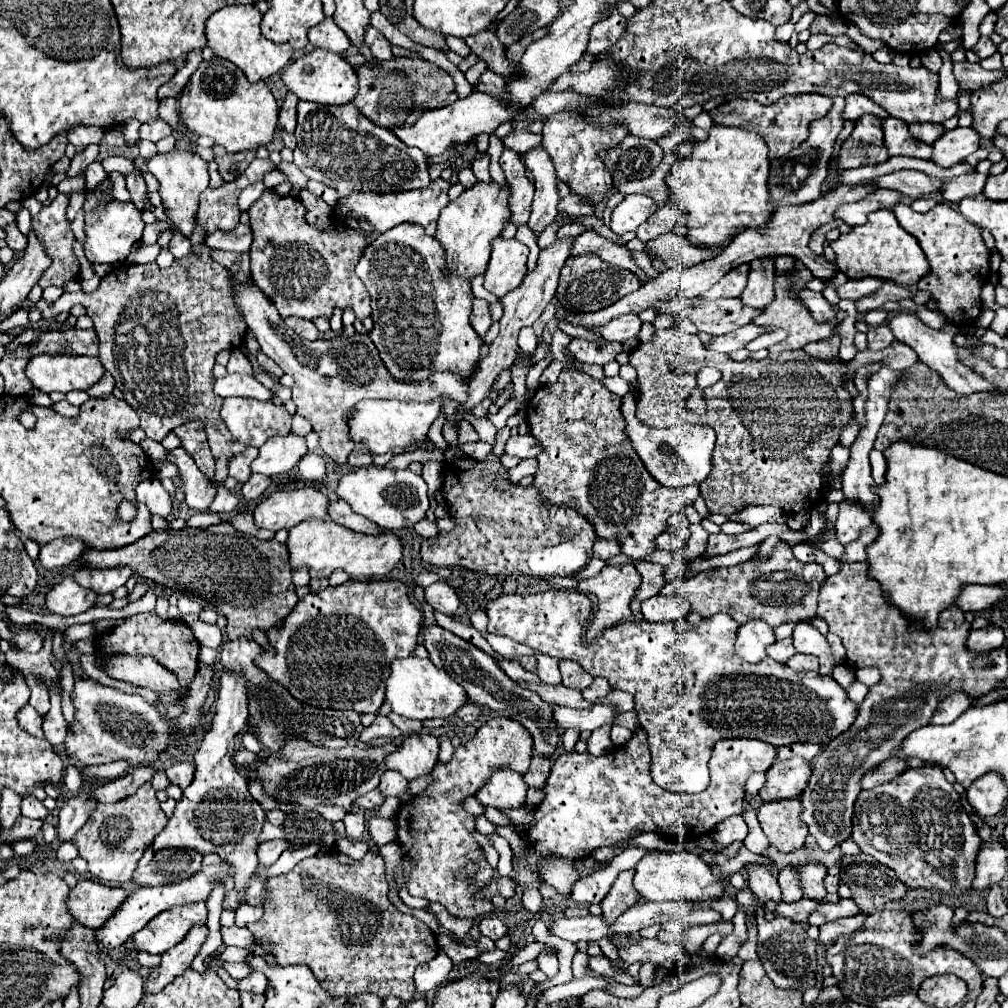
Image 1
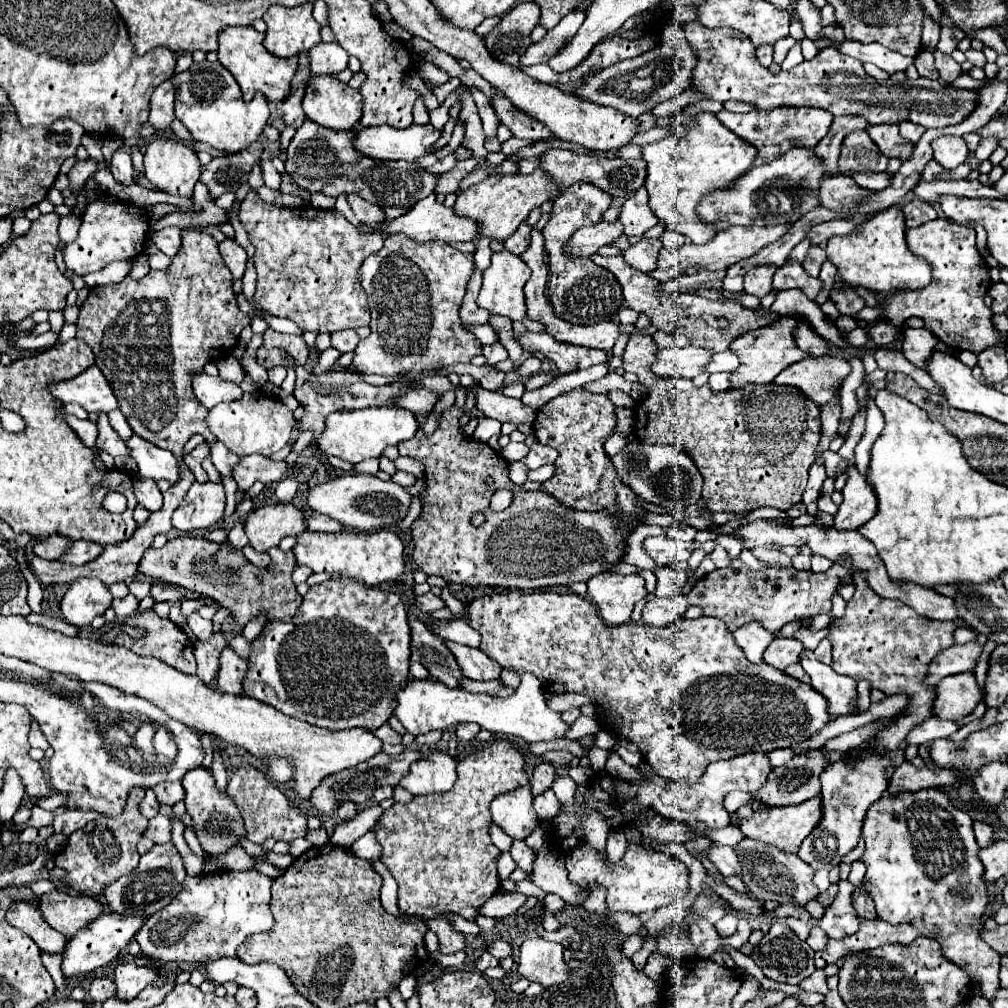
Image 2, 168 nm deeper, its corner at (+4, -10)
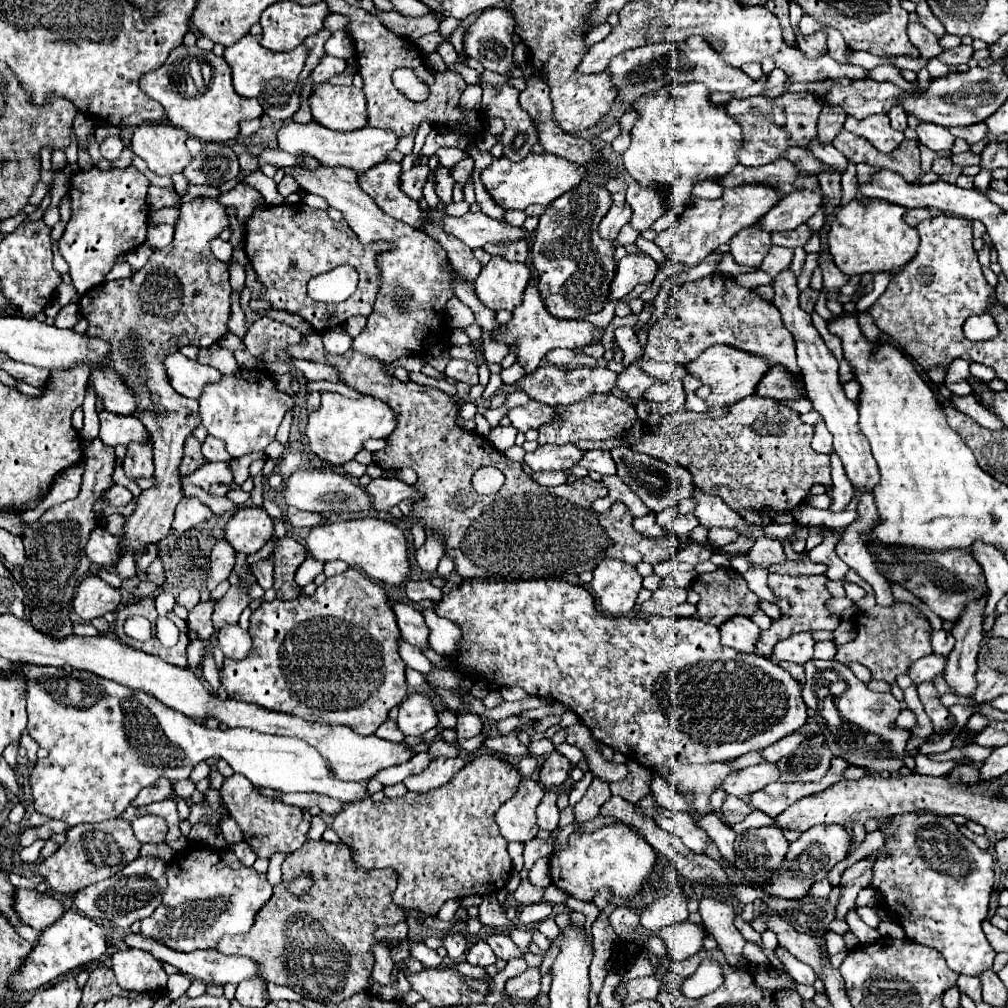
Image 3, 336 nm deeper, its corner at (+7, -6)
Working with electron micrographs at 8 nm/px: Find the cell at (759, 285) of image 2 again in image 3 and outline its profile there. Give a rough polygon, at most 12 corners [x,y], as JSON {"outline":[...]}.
{"outline":[[756,225],[728,245],[738,265],[760,269],[772,241]]}

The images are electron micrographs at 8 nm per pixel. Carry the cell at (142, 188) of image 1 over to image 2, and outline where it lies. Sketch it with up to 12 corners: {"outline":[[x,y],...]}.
{"outline":[[123,147],[111,157],[111,173],[121,183],[131,183],[131,153]]}

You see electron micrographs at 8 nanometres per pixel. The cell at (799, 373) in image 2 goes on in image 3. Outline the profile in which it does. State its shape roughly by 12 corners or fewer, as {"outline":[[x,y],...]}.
{"outline":[[776,365],[758,383],[756,395],[798,401],[802,375]]}

